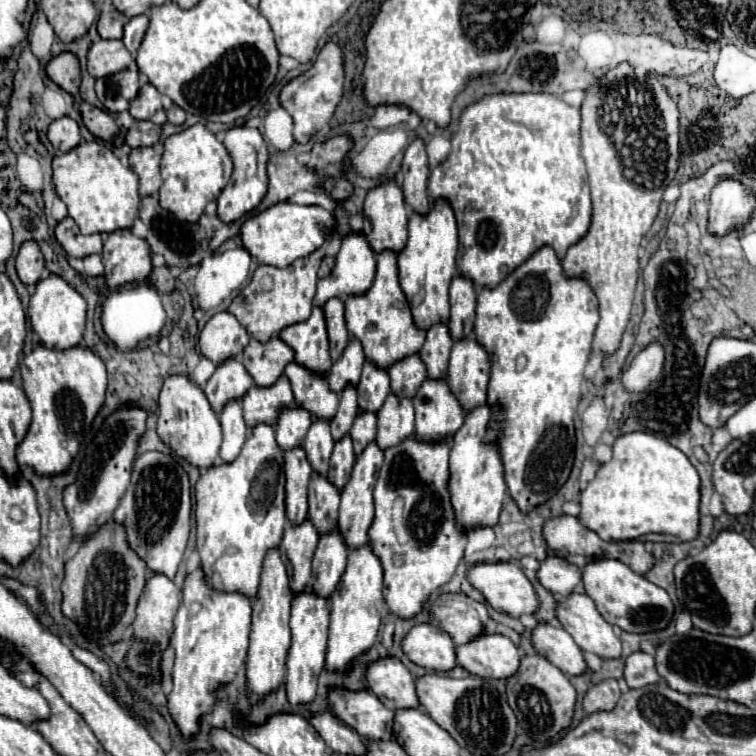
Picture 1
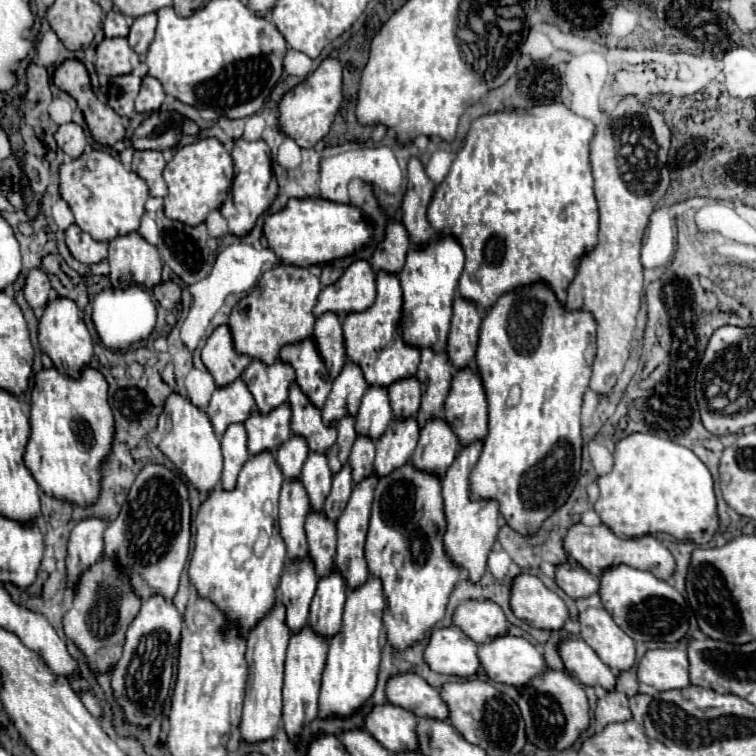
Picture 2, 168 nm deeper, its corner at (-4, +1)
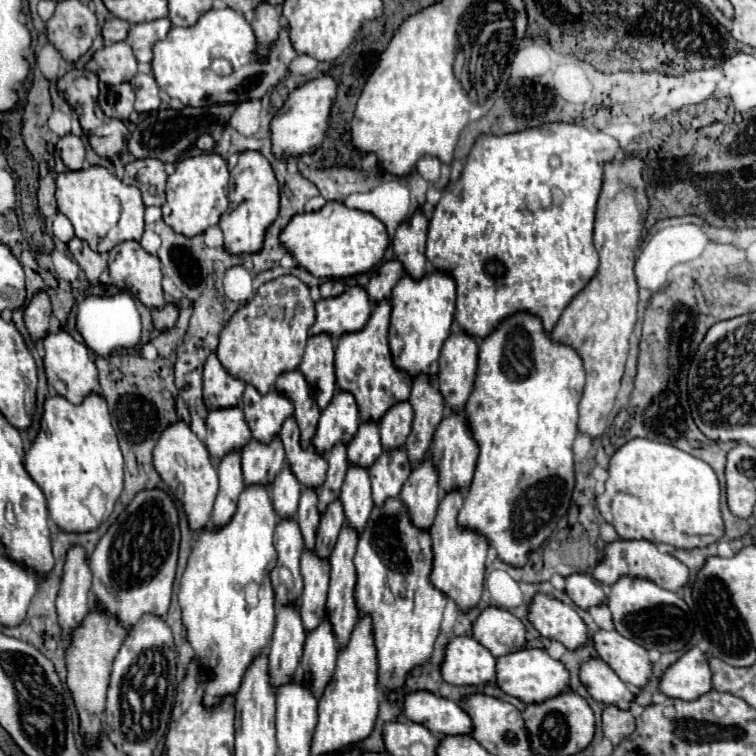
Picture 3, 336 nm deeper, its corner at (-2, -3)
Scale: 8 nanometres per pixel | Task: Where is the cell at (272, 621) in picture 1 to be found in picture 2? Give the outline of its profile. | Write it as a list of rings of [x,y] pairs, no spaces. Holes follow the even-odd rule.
[[[278,601],[276,607],[250,631],[246,633],[248,649],[248,683],[246,683],[246,699],[240,721],[240,737],[246,743],[260,743],[272,739],[280,729],[282,719],[282,677],[284,677],[284,655],[290,639],[290,631],[284,625],[284,605]]]

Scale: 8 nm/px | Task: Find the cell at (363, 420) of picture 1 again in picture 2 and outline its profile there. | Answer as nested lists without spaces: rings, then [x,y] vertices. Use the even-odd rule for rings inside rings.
[[[358,437],[354,441],[352,453],[350,453],[350,469],[352,469],[352,481],[358,483],[366,473],[374,473],[374,443],[368,437]]]

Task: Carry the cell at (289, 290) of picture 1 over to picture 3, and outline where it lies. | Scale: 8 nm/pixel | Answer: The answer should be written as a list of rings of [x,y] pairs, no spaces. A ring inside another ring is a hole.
[[[284,275],[260,285],[254,299],[242,305],[220,333],[216,355],[224,369],[244,383],[256,385],[260,393],[268,393],[284,369],[296,369],[308,339],[308,329],[316,317],[310,287],[294,275]]]

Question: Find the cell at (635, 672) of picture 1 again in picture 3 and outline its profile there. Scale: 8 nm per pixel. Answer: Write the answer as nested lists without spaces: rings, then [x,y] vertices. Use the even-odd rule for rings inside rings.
[[[698,647],[686,651],[676,663],[672,663],[664,671],[658,689],[666,697],[678,697],[686,701],[708,693],[712,687],[706,655]]]

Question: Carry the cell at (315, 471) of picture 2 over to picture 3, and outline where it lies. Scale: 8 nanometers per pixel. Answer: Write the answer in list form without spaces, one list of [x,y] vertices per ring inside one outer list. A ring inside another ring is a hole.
[[[312,487],[302,489],[300,505],[298,505],[298,513],[296,513],[296,521],[298,521],[300,531],[302,531],[302,535],[304,535],[304,547],[306,547],[306,549],[314,549],[316,525],[320,523],[318,493],[316,493],[316,489],[312,489]]]

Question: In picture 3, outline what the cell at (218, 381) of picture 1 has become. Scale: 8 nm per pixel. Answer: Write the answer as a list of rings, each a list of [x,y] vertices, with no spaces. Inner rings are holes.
[[[240,407],[210,409],[206,417],[206,427],[206,445],[214,459],[222,459],[226,453],[242,449],[244,441],[252,437],[250,427],[244,419],[244,411]]]

